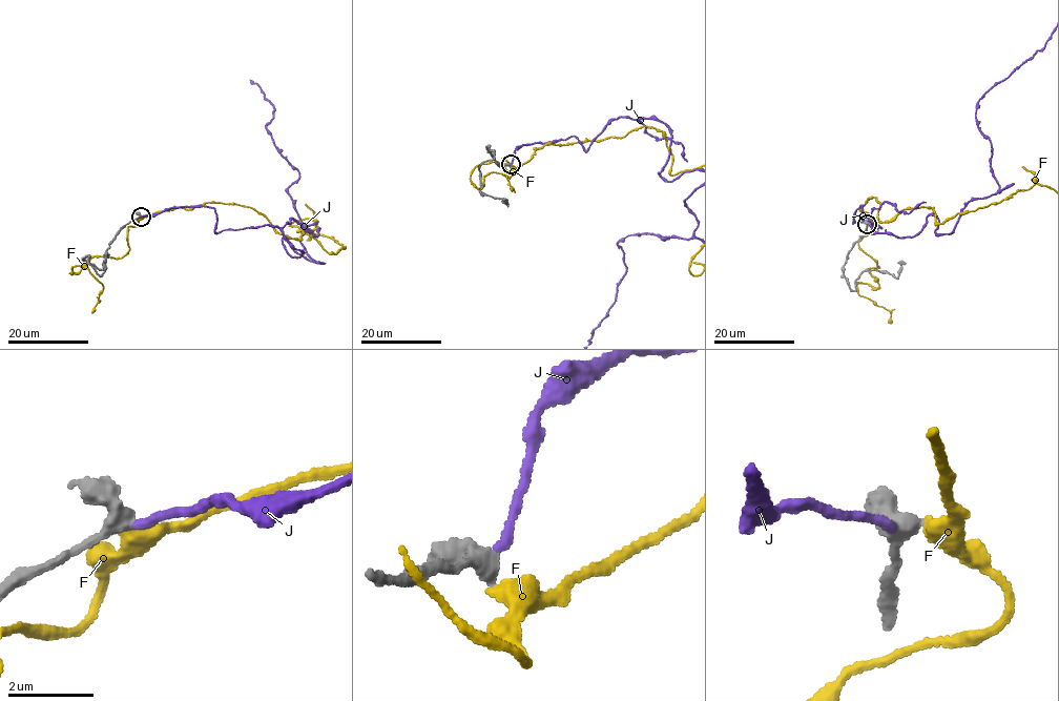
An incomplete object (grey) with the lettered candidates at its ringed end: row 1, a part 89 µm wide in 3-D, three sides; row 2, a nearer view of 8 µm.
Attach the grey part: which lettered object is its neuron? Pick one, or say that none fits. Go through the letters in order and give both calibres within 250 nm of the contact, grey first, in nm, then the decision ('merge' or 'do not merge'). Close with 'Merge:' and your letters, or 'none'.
F: 360/380 nm | do not merge
J: 420/200 nm | merge
Merge: J

